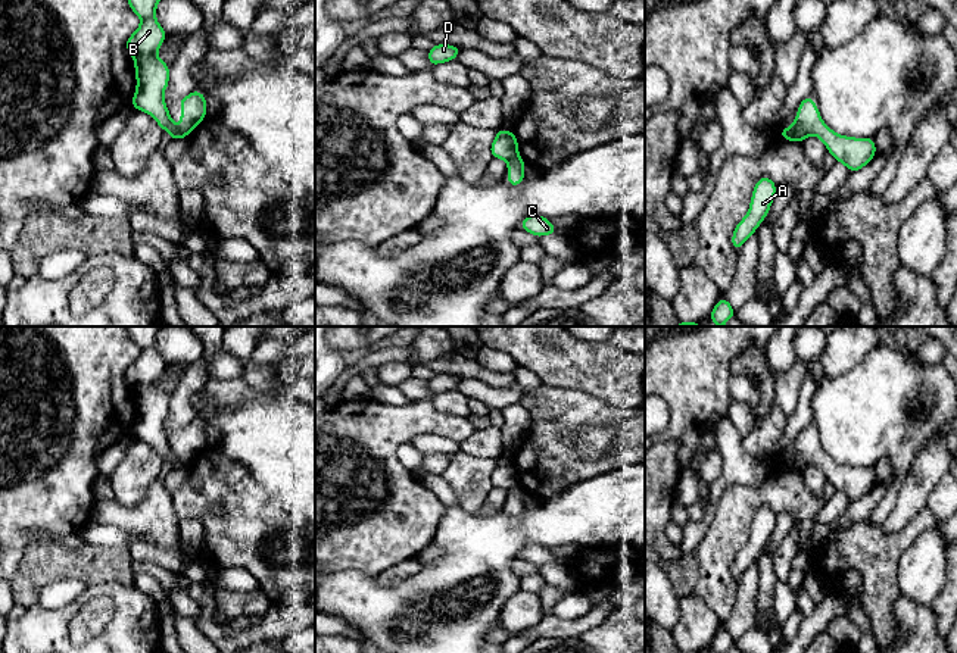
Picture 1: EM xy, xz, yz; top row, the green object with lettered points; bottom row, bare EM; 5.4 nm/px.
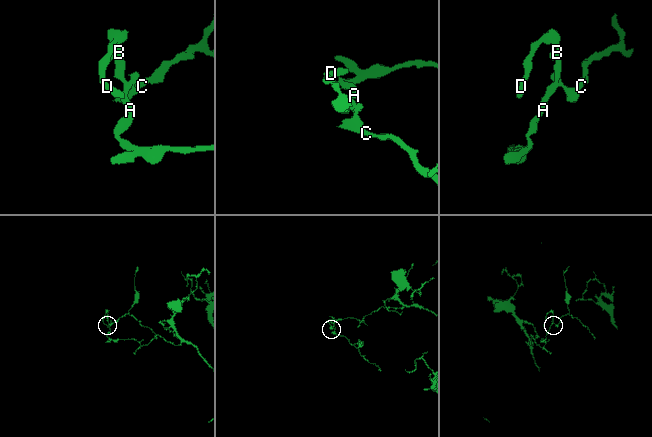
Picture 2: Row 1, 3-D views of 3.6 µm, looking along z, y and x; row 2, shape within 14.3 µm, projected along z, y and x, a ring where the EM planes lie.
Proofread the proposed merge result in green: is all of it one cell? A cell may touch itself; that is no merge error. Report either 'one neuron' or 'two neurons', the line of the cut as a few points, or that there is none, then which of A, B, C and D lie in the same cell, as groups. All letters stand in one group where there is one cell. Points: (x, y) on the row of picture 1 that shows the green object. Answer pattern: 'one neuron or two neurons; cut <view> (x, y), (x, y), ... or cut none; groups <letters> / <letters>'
two neurons; cut yz (795, 121), (807, 134); groups A B D / C

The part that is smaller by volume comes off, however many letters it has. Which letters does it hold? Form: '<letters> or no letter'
C

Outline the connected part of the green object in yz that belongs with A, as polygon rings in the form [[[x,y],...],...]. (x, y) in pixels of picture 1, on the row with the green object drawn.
[[[761,176],[754,187],[749,210],[733,231],[732,247],[735,251],[739,251],[741,246],[757,231],[758,225],[767,216],[774,194],[776,182],[769,176]]]

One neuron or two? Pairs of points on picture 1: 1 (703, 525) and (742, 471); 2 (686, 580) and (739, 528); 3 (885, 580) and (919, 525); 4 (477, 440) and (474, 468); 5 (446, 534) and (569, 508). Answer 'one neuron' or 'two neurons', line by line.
1: one neuron
2: two neurons
3: one neuron
4: two neurons
5: one neuron

